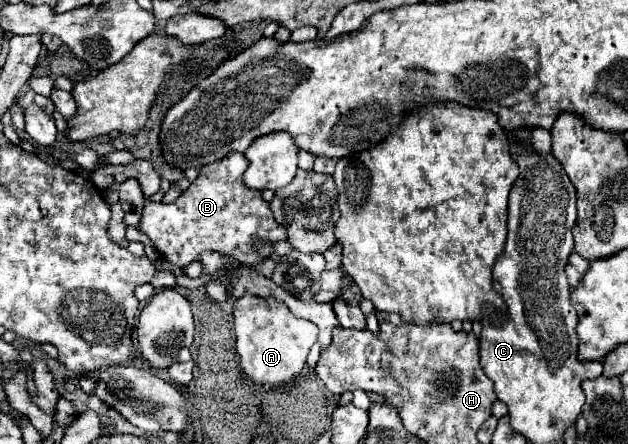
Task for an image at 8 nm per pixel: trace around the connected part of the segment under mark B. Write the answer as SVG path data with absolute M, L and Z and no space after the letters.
M232 152L230 156L206 164L200 168L198 178L170 204L146 200L140 230L152 240L158 258L176 266L186 268L202 252L214 250L228 254L242 264L254 266L272 254L272 248L254 248L258 240L278 242L286 240L286 232L276 224L272 210L258 190L244 186L242 176L248 168L244 154Z

